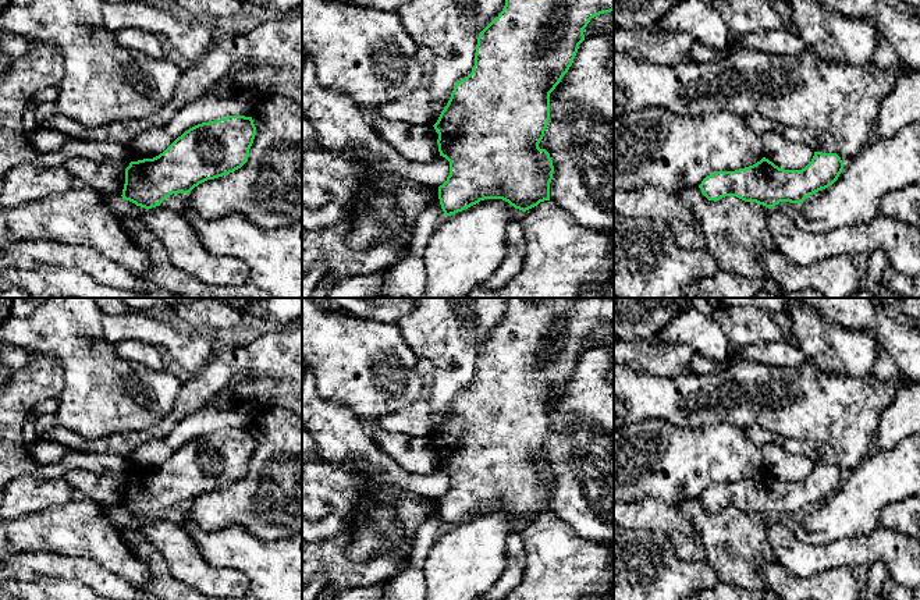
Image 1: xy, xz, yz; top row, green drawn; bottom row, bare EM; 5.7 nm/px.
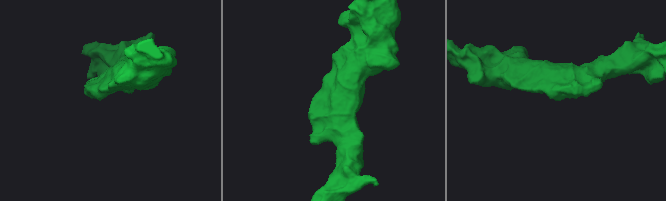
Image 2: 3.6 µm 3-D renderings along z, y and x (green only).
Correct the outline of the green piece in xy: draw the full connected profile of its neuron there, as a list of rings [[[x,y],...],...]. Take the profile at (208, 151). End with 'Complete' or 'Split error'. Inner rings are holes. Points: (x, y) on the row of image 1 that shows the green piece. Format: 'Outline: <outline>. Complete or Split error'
Outline: [[[228,116],[198,124],[153,159],[125,168],[122,199],[152,209],[173,194],[189,194],[199,184],[241,168],[256,135],[252,117]]]. Complete

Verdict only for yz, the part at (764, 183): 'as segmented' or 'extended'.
as segmented

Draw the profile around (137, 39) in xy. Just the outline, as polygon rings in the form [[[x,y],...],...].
[[[124,28],[114,32],[120,46],[135,50],[150,57],[161,58],[167,56],[163,39],[149,31],[139,28]]]

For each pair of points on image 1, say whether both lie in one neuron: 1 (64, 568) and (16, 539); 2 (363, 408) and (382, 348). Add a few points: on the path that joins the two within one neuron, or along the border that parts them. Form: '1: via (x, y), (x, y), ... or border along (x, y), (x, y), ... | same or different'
1: border along (14, 553), (53, 551), (68, 556) | different
2: via (370, 393), (372, 370), (376, 364) | same

